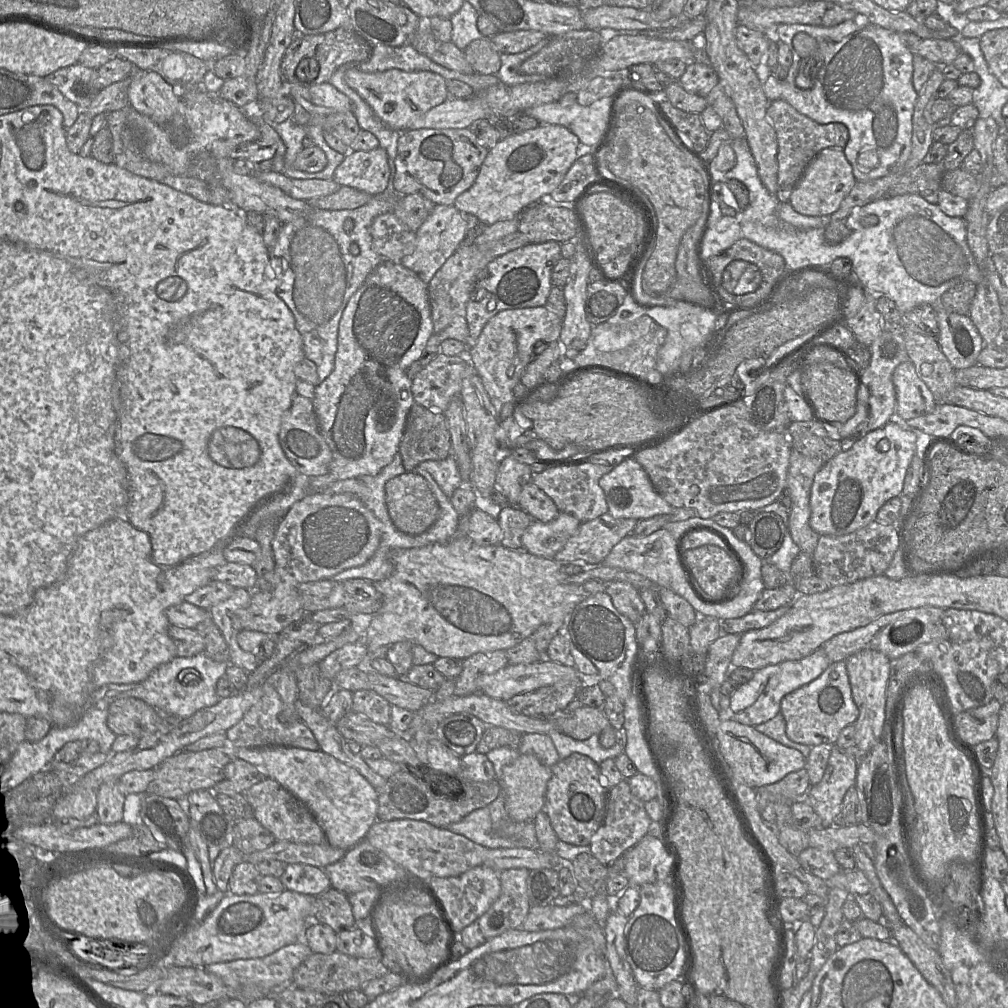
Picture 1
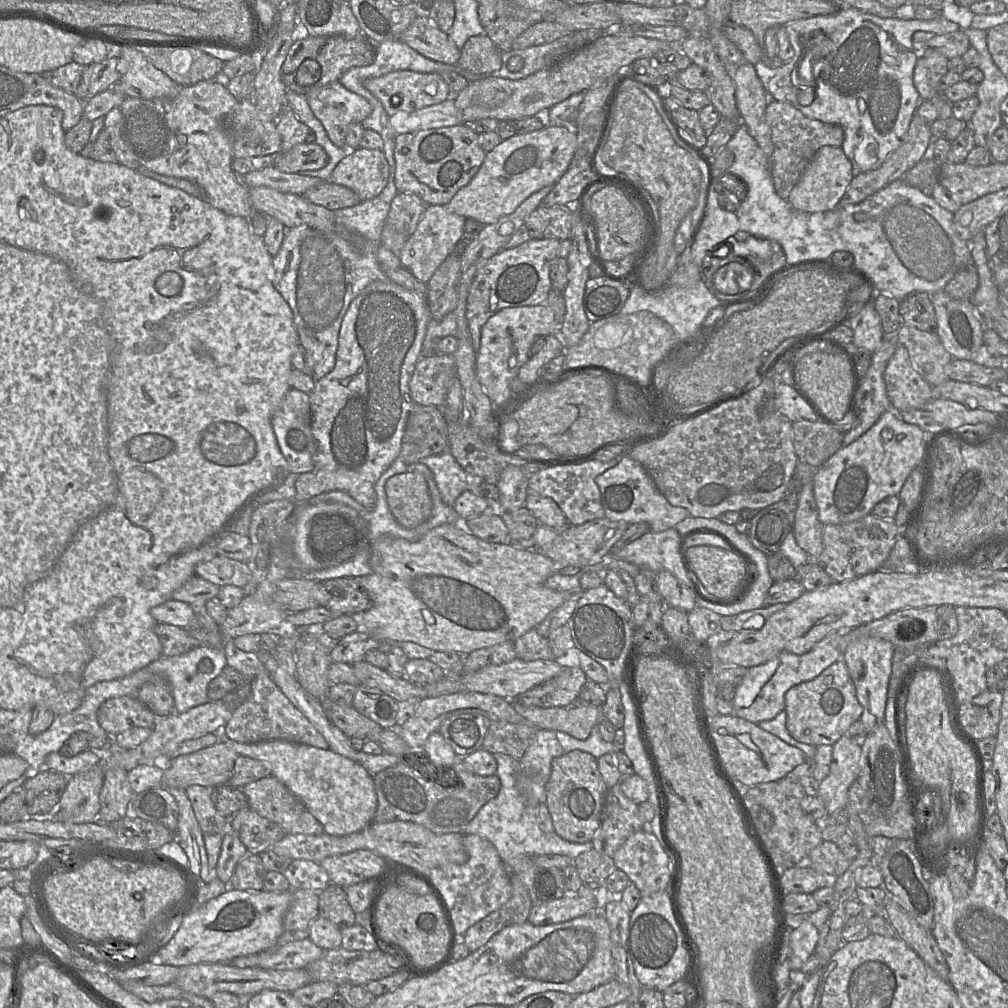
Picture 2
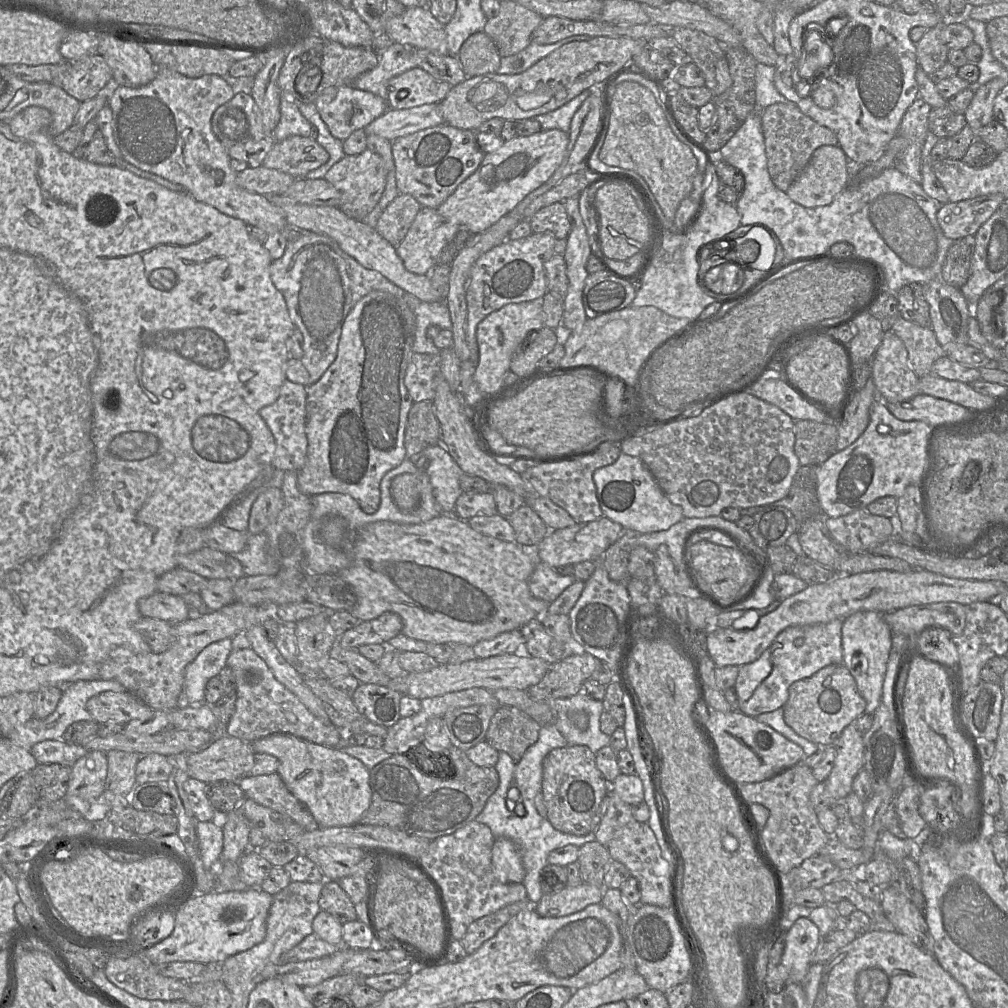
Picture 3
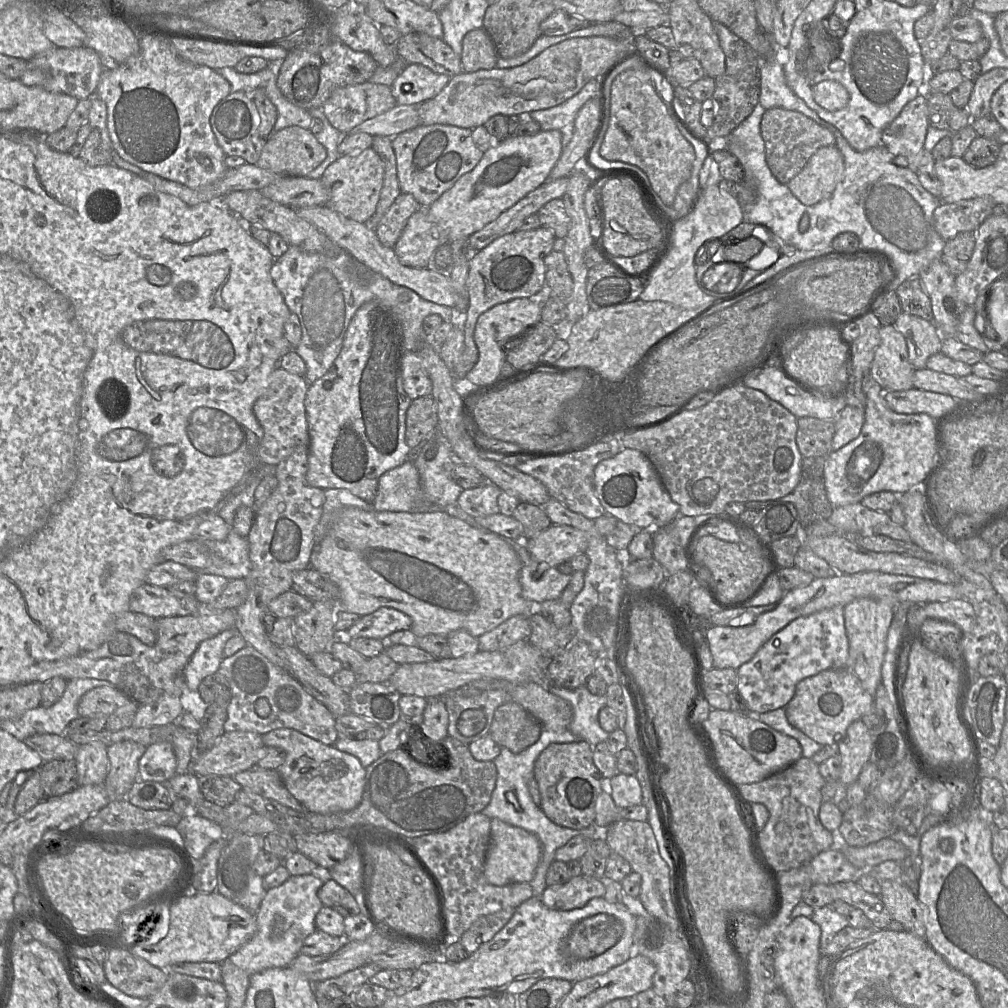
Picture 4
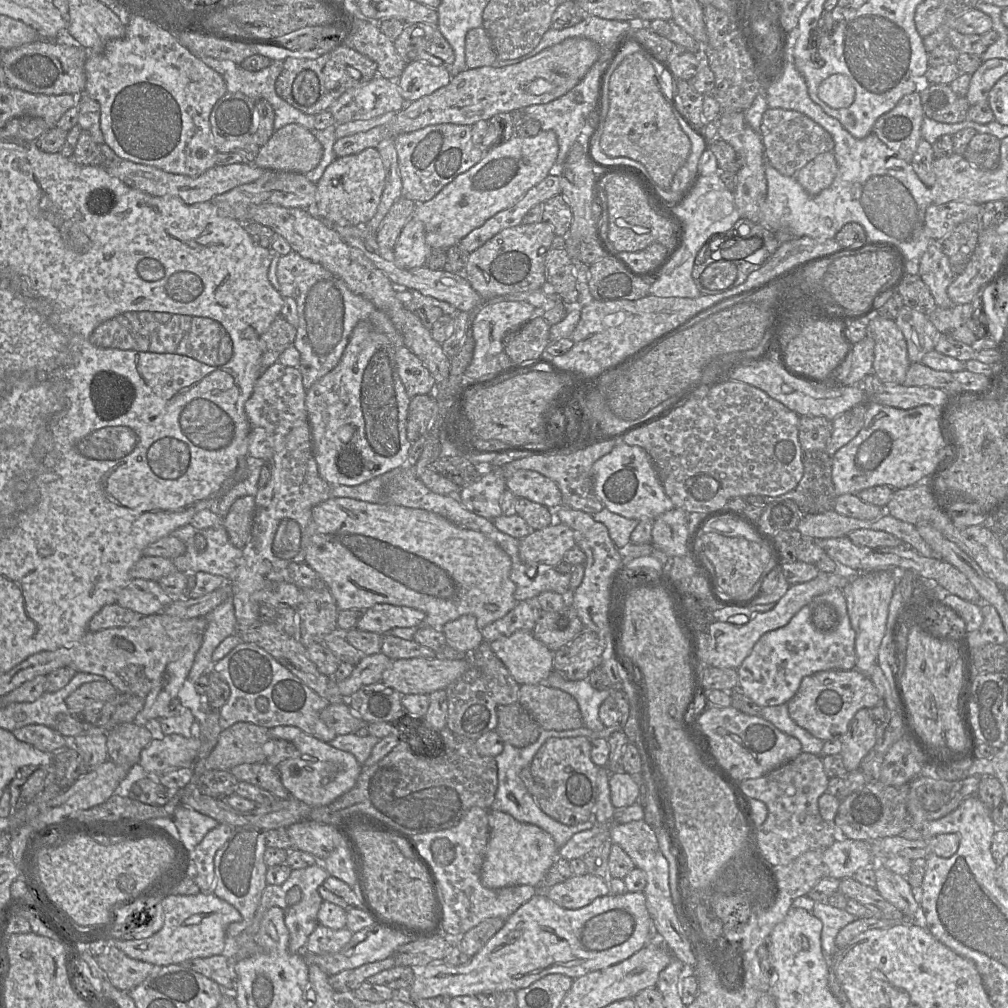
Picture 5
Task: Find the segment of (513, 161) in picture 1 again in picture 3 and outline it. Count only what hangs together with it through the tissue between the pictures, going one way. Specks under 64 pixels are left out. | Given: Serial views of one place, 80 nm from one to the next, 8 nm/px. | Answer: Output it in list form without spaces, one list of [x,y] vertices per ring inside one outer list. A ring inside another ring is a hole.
[[[560,129],[541,130],[530,136],[516,136],[503,141],[496,150],[484,153],[476,171],[466,178],[455,191],[437,208],[448,221],[480,233],[510,212],[527,194],[540,187],[562,163],[569,143],[569,134]]]

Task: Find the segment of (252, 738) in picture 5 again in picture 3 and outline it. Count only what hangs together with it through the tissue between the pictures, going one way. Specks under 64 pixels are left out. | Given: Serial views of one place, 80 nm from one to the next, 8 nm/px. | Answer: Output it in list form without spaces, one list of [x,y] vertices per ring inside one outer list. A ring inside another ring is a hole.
[[[226,735],[212,740],[206,748],[189,754],[188,776],[206,784],[238,782],[252,768],[254,756],[251,742]]]

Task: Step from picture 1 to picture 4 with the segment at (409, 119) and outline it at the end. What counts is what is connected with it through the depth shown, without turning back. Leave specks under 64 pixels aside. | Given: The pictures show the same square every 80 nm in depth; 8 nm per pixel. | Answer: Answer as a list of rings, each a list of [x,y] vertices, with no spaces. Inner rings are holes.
[[[405,64],[391,90],[397,105],[420,105],[439,94],[450,78],[422,64]]]

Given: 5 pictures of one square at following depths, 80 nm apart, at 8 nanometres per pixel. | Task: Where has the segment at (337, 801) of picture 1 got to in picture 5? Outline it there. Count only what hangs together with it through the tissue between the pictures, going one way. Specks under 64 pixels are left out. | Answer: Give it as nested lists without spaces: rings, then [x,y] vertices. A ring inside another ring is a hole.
[[[278,726],[269,729],[271,740],[285,740],[291,742],[295,748],[295,756],[291,757],[277,767],[281,782],[289,794],[312,808],[325,806],[352,789],[362,771],[362,766],[353,754],[336,749],[328,743],[322,742],[295,726]]]

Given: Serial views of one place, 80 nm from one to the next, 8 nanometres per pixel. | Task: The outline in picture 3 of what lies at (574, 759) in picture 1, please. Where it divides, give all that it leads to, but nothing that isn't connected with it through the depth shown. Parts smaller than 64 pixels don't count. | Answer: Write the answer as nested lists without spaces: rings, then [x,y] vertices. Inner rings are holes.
[[[585,745],[553,749],[543,760],[542,795],[547,819],[566,834],[584,836],[595,832],[607,809],[610,784],[596,766],[595,754]]]

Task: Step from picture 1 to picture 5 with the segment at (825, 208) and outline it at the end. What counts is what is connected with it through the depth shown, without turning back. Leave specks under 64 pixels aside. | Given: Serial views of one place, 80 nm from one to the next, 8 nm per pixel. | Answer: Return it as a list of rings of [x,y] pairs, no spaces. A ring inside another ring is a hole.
[[[833,151],[817,155],[809,161],[795,178],[810,196],[817,196],[833,183],[838,171]]]

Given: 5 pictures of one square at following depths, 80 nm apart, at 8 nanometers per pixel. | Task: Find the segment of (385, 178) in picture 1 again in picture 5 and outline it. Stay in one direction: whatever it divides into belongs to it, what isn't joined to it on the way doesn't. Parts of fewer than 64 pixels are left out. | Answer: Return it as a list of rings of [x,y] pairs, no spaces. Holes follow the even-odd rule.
[[[376,148],[336,157],[316,183],[313,213],[328,224],[357,226],[366,224],[376,213],[385,183],[385,168]]]

